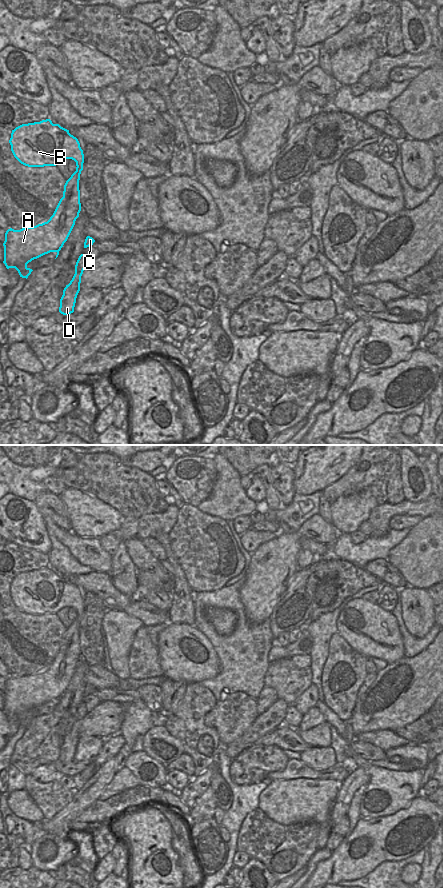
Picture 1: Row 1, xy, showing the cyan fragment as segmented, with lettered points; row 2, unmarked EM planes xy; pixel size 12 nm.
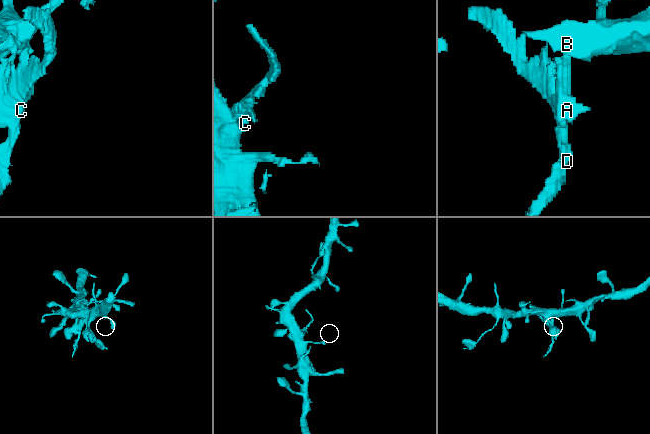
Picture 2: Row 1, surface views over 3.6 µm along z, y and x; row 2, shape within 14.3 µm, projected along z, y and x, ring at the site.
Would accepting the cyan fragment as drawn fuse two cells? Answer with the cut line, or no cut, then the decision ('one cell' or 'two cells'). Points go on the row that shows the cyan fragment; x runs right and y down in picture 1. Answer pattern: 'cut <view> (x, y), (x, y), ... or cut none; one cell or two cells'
cut xy (77, 166), (80, 171); two cells

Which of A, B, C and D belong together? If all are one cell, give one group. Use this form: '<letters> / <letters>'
A C D / B

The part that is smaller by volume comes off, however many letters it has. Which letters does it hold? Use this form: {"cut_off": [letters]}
{"cut_off": ["A", "C", "D"]}

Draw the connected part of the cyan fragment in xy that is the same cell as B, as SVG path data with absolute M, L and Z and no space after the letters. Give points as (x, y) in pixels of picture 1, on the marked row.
M50 119L40 122L22 124L12 130L9 140L14 157L28 167L56 166L64 159L72 159L76 166L83 170L84 154L76 137L59 124L53 124Z

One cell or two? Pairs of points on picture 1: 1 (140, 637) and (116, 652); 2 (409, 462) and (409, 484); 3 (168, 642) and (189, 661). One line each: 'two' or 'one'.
1: two
2: one
3: one

